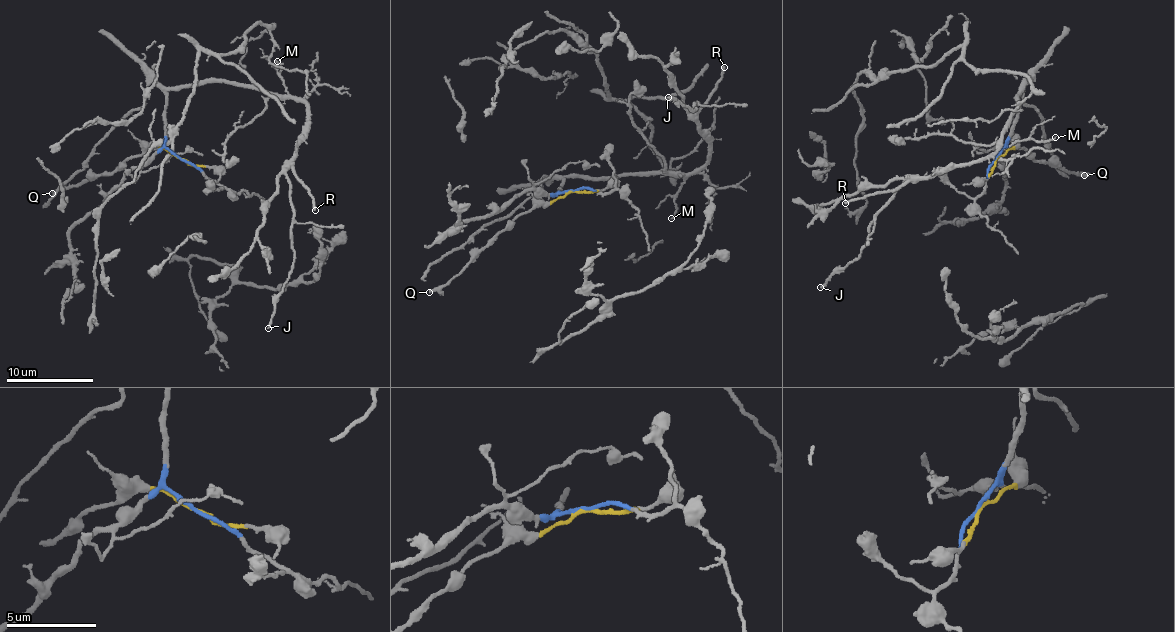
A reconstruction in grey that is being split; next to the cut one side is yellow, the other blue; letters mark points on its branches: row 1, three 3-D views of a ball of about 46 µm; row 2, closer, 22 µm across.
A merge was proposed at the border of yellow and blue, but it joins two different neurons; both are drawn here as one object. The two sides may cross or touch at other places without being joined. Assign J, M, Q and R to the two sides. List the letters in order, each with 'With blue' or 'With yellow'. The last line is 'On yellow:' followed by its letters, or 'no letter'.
J: With blue
M: With blue
Q: With yellow
R: With blue
On yellow: Q

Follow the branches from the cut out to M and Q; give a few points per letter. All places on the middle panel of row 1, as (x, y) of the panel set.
M: (572, 190), (558, 192), (563, 178), (681, 175), (683, 185), (675, 199), (675, 216), (671, 218)
Q: (572, 190), (555, 200), (540, 202), (500, 230), (446, 285), (430, 293)

